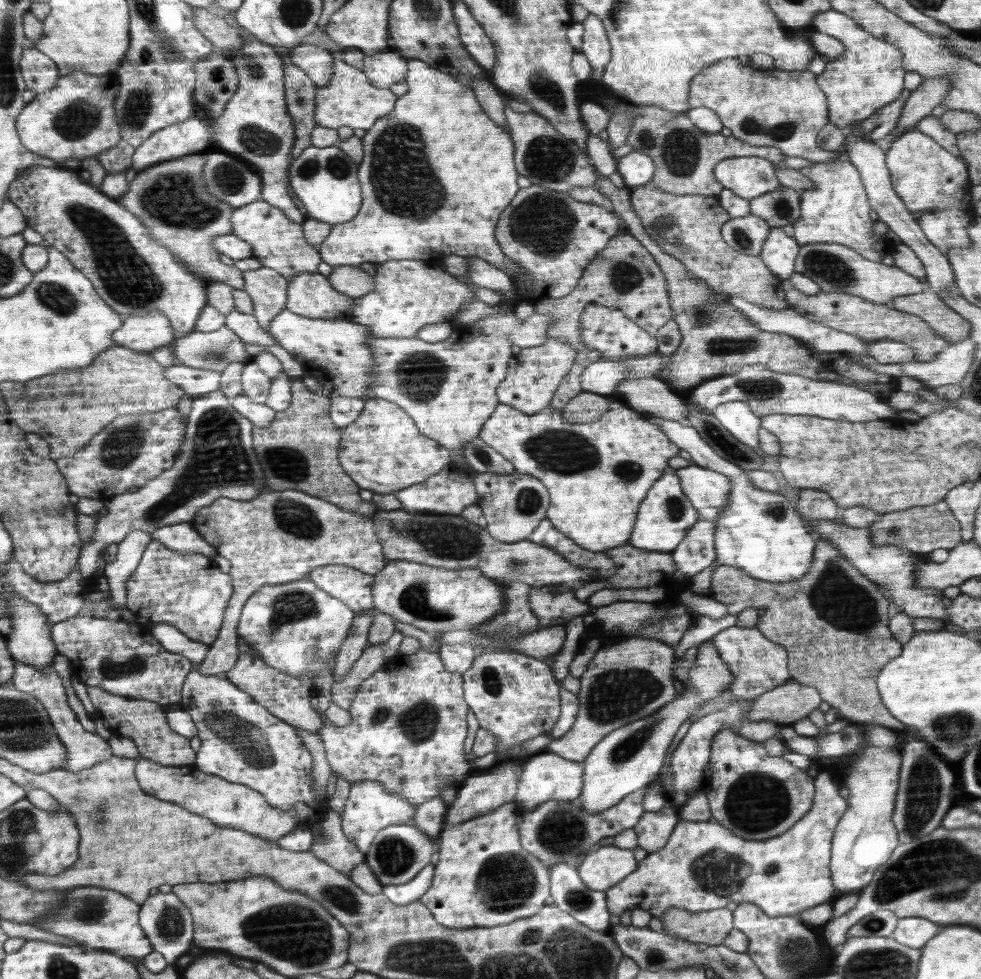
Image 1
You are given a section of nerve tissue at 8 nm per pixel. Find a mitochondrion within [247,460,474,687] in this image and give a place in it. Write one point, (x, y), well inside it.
(298, 519)

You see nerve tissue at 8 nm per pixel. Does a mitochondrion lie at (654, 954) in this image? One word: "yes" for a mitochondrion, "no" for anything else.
yes

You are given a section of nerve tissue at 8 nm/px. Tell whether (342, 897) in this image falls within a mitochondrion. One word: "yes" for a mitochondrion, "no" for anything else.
yes

